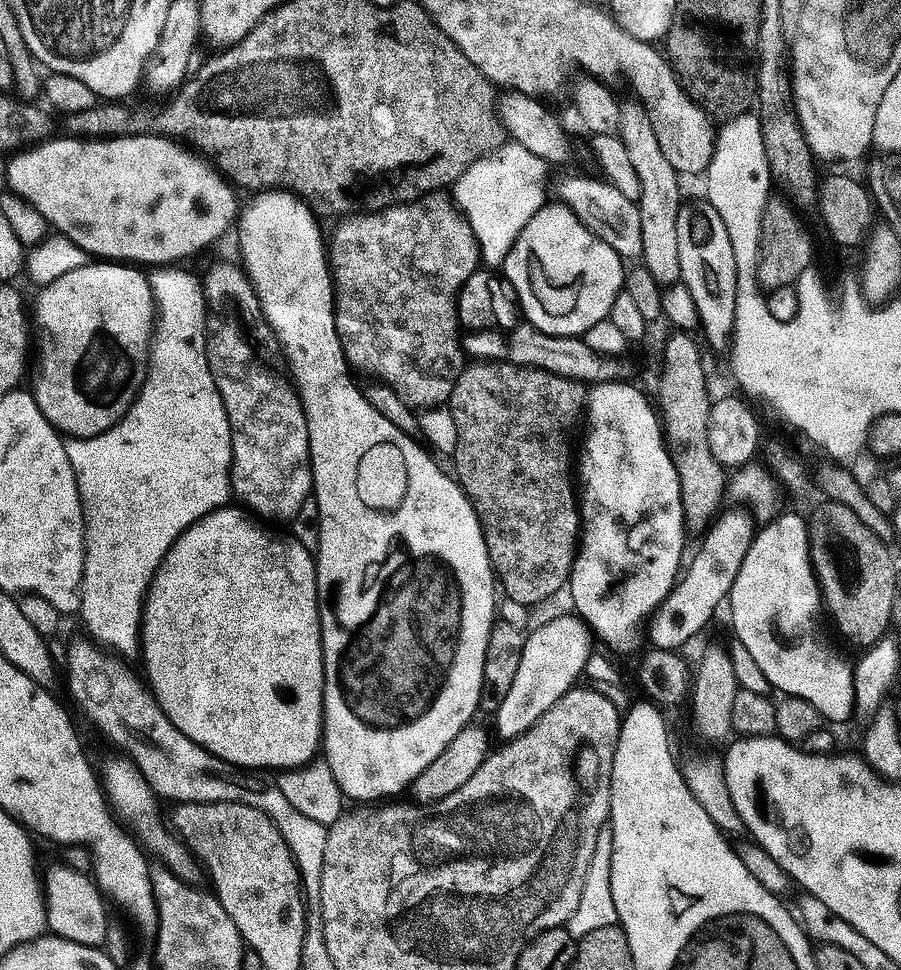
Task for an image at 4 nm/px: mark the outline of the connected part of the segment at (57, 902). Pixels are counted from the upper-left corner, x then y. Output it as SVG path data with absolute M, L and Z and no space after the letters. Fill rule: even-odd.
M60 866L46 876L44 889L48 927L53 935L91 948L101 949L105 945L110 923L106 910L108 904L99 885L89 875L87 877L72 868Z

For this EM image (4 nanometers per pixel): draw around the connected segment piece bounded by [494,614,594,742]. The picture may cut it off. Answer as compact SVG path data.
M575 614L560 616L557 620L542 625L537 632L527 633L526 650L522 650L522 663L514 678L514 687L506 697L506 702L502 702L502 706L494 714L496 732L501 736L501 741L511 742L527 734L566 693L581 683L582 677L588 671L588 662L594 655L592 640L594 641L592 629Z

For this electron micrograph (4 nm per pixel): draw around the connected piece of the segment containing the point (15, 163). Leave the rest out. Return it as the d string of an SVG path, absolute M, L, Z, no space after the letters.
M133 134L121 136L114 140L82 140L79 138L53 138L42 144L20 150L8 164L8 184L29 204L48 224L53 224L61 237L70 239L77 244L89 257L99 258L104 262L129 262L134 266L176 266L188 262L191 256L207 250L216 244L228 231L233 231L238 217L242 212L242 204L236 201L237 189L205 157L197 154L191 147L159 134Z

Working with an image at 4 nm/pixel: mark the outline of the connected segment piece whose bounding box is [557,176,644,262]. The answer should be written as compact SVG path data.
M574 176L561 182L558 188L557 196L561 203L567 205L575 216L589 228L589 230L599 238L600 241L606 242L615 253L620 255L621 260L631 262L639 261L644 254L644 243L642 237L642 216L640 205L637 201L627 198L620 190L609 184L606 180L592 180L590 178L580 178Z

